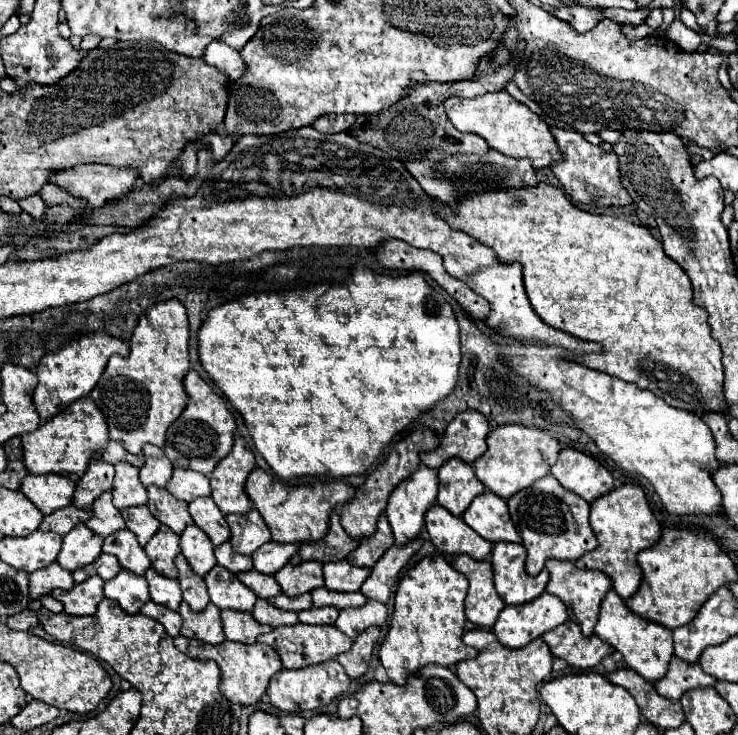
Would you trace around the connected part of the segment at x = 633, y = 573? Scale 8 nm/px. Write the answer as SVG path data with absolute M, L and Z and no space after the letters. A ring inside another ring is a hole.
M621 485L619 489L609 491L607 495L595 499L591 503L591 529L595 537L599 539L599 545L579 557L575 565L579 569L597 569L611 577L613 589L619 593L619 597L629 599L641 583L641 567L635 561L635 555L651 545L655 545L661 537L661 525L655 519L645 493L639 485Z

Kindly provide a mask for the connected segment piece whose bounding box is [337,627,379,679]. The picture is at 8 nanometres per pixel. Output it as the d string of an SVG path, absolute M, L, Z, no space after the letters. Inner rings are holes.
M369 627L353 641L353 647L347 653L341 653L337 657L337 661L345 667L351 679L359 679L367 671L377 637L379 637L379 627Z

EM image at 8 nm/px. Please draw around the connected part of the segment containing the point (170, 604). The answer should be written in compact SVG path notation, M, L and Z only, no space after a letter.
M149 569L145 573L145 579L149 583L151 601L155 601L159 605L165 605L167 609L173 609L173 611L179 609L179 603L183 599L181 599L181 587L179 587L177 579L167 579L153 569Z

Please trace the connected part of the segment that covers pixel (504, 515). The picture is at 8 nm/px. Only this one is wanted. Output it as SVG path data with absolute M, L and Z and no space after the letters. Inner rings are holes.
M485 491L473 499L473 503L463 513L463 521L491 543L497 541L521 543L521 537L511 523L507 503L491 491Z

